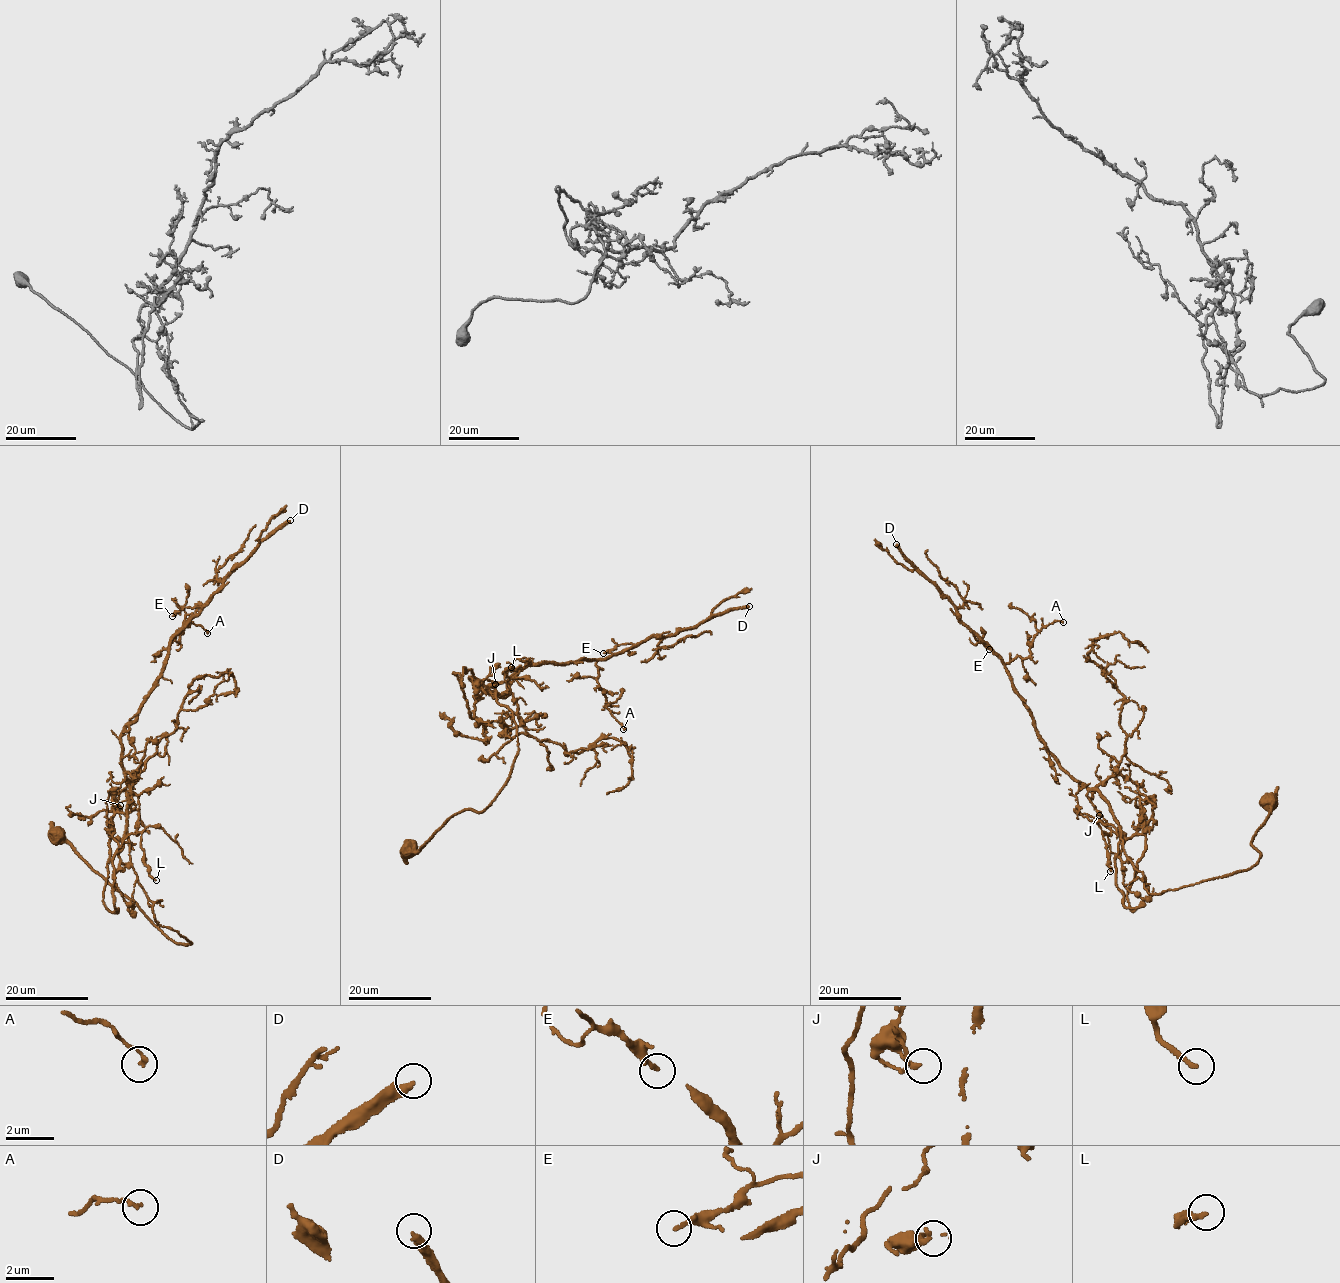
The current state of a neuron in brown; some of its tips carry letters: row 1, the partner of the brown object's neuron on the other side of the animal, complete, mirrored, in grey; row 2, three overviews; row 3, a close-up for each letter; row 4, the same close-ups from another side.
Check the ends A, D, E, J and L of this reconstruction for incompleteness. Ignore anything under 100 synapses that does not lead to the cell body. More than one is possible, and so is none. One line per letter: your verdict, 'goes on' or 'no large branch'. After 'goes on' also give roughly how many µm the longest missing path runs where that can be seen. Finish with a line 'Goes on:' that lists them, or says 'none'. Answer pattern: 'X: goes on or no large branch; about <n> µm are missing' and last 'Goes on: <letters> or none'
A: no large branch
D: goes on; about 45 µm are missing
E: no large branch
J: no large branch
L: no large branch
Goes on: D

